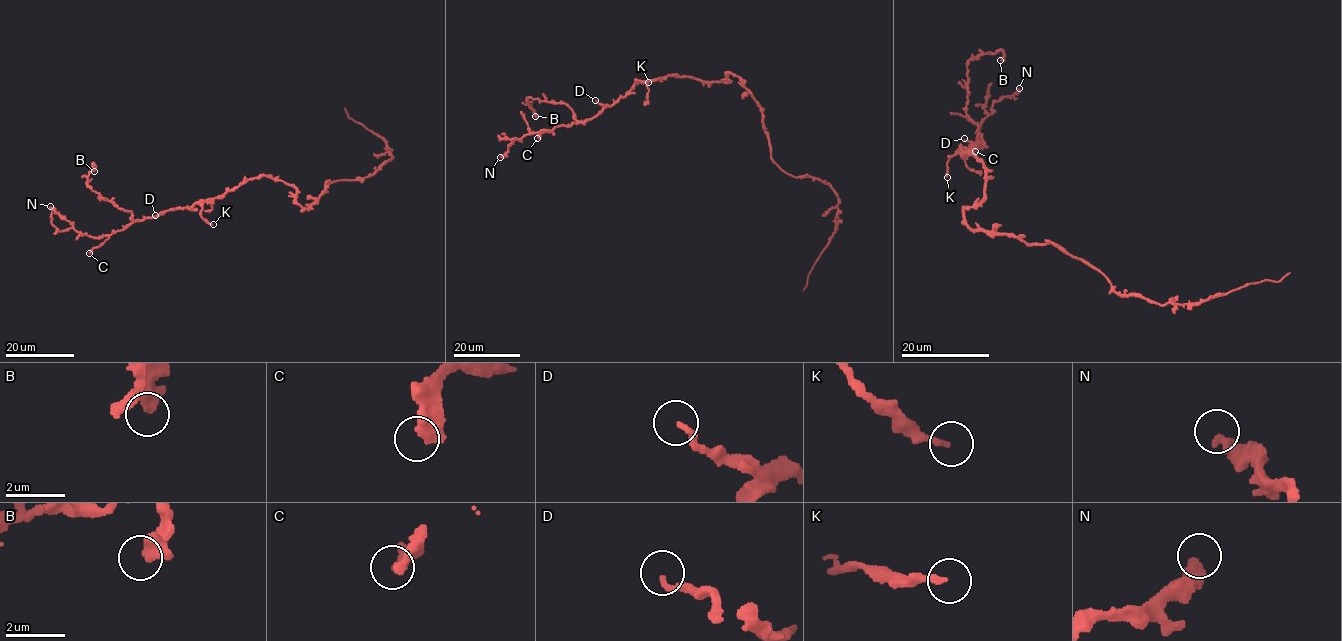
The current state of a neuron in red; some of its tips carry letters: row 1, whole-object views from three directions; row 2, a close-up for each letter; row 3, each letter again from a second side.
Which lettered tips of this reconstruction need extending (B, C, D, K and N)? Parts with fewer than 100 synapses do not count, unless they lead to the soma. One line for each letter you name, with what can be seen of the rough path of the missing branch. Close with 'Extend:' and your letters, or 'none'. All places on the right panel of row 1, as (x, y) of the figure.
Extend: none

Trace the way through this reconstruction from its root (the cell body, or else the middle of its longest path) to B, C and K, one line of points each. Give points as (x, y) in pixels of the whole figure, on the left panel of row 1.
B: (301, 206), (294, 187), (262, 176), (220, 198), (135, 221), (88, 186), (93, 163), (94, 171)
C: (301, 206), (295, 202), (294, 187), (258, 176), (245, 179), (220, 198), (130, 223), (89, 253)
K: (301, 206), (295, 202), (294, 187), (258, 176), (245, 179), (220, 198), (205, 200), (201, 216), (213, 224)

